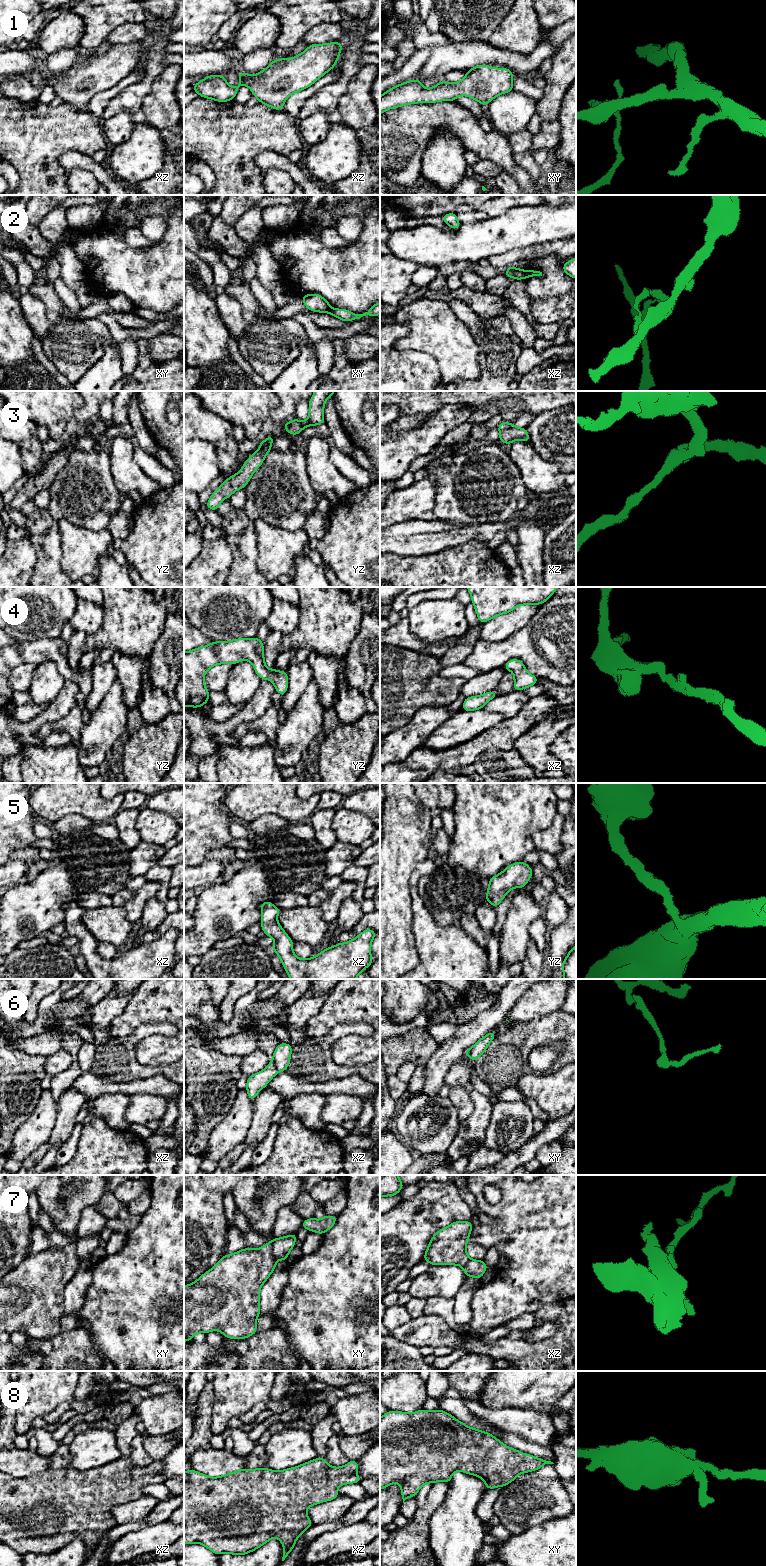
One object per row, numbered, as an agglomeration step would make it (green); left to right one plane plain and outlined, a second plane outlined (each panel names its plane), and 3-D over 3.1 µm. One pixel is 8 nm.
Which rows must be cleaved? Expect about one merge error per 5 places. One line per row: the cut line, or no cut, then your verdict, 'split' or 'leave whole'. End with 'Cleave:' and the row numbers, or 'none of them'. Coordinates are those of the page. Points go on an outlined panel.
1: cut none; leave whole
2: cut xz (525, 271), (527, 277); split
3: cut none; leave whole
4: cut none; leave whole
5: cut none; leave whole
6: cut xz (272, 1061), (277, 1072); split
7: cut xy (271, 1241), (272, 1256), (275, 1260); split
8: cut none; leave whole
Cleave: 2, 6, 7

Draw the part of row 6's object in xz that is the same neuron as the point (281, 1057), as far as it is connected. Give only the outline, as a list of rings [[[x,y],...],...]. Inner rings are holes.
[[[280,1043],[276,1047],[272,1055],[272,1059],[277,1072],[286,1071],[290,1063],[291,1054],[292,1054],[292,1044]]]

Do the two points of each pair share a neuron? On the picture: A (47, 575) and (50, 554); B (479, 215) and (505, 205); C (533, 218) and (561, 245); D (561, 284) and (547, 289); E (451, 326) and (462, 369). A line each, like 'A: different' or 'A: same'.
A: same
B: same
C: different
D: same
E: same

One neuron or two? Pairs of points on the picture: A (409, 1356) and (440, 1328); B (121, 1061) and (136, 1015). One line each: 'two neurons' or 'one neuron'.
A: two neurons
B: two neurons

